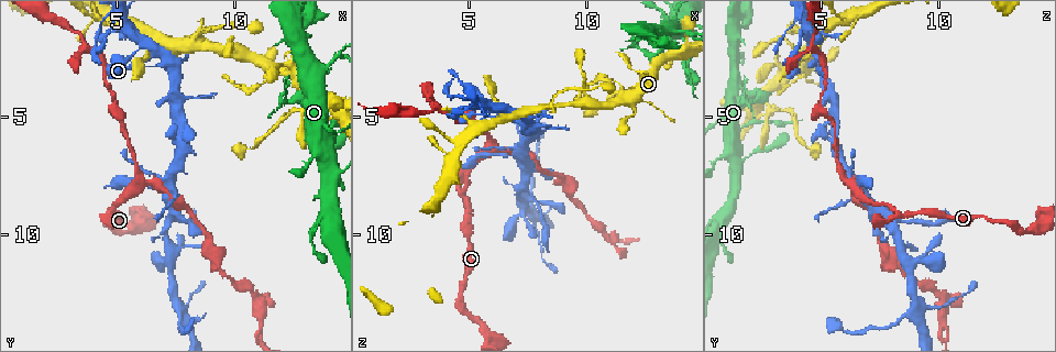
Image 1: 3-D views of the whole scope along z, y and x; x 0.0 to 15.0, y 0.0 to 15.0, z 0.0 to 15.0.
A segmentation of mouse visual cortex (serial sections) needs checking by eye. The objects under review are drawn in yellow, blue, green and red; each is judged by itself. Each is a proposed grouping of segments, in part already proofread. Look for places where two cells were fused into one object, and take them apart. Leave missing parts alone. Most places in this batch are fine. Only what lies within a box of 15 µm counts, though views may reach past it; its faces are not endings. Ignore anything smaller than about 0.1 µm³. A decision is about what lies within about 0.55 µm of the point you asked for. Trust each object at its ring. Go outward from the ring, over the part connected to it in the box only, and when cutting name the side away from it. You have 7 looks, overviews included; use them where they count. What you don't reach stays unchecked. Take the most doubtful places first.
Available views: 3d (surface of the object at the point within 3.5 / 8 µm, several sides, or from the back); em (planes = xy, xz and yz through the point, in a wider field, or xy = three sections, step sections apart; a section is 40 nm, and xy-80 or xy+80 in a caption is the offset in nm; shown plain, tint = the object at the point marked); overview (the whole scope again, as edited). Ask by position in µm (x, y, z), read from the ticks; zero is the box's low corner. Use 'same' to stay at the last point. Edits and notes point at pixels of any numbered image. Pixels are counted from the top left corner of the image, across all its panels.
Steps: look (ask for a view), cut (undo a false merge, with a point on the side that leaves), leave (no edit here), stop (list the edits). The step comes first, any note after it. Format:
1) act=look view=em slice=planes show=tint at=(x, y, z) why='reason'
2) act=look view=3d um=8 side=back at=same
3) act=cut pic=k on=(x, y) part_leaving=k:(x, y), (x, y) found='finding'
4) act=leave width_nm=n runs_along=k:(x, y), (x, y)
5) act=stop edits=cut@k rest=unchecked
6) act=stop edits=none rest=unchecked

act=look view=3d um=3.5 at=(8.6, 2.0, 4.6) why='abrupt turn'

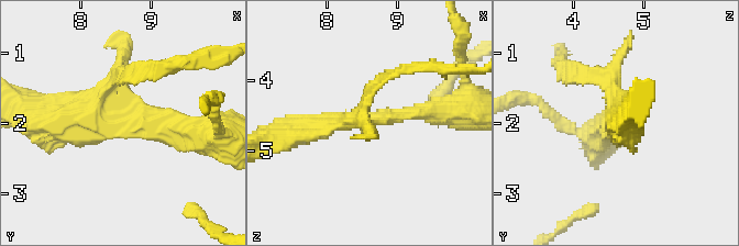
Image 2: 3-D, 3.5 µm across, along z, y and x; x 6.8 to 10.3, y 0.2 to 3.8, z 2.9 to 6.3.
act=look view=em slice=xy step=1 show=tint at=same arms=3 arm_widths_nm=200,250,350

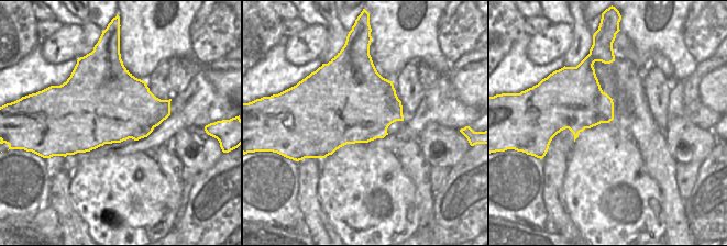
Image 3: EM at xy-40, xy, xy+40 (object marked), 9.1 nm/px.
act=look view=em slice=xy step=5 show=tint at=same

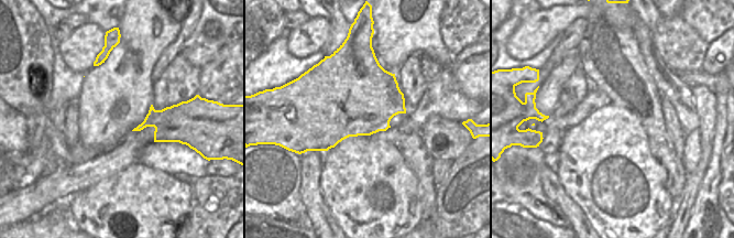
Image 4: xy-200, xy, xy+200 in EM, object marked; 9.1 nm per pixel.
act=leave width_nm=750 runs_along=2:(438, 110), (330, 121), (293, 132) found='all the same cell'

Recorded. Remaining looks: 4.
act=look view=3d um=3.5 at=(5.0, 4.3, 5.0) why='thick turns thin'

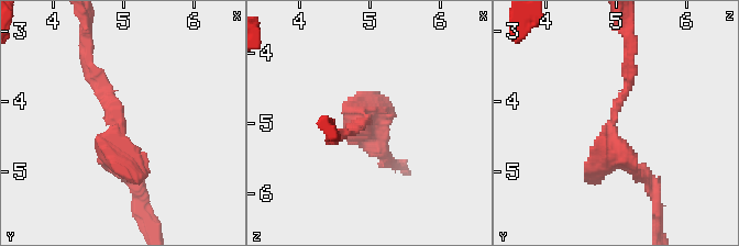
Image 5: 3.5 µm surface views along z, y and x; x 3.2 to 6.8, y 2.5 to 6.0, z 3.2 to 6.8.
act=look view=em slice=xy step=1 show=tint at=(5.00, 4.30, 4.90)

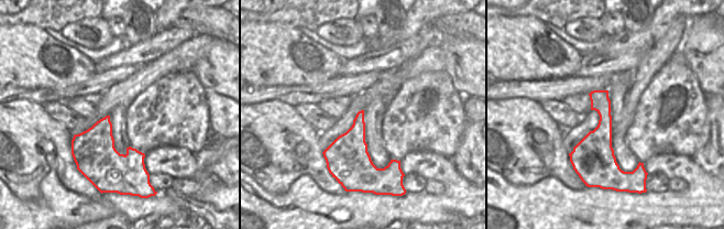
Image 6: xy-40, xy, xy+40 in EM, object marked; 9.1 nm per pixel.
act=look view=em slice=xy step=5 show=tint at=same

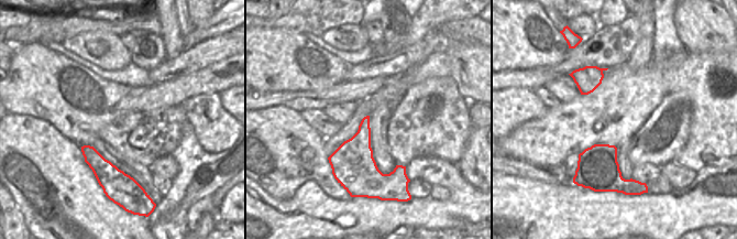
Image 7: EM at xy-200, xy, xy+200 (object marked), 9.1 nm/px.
act=leave width_nm=220 runs_along=5:(138, 176), (87, 62) found='continuous, no second cell'

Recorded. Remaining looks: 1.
act=stop edits=none rest=unchecked

